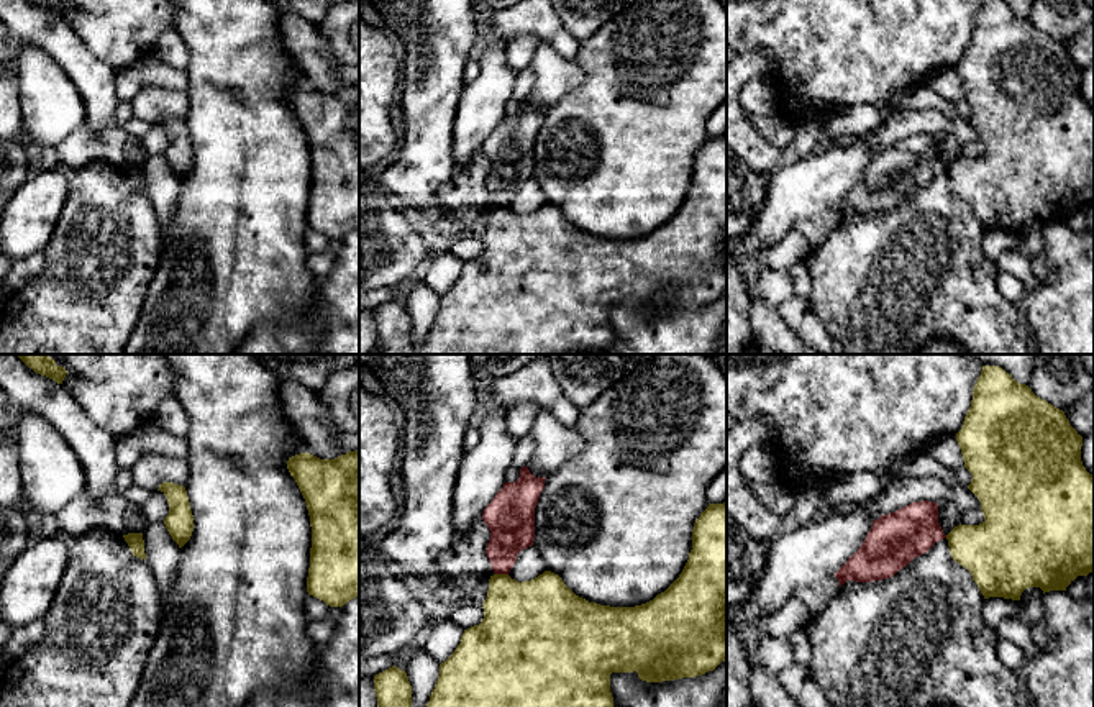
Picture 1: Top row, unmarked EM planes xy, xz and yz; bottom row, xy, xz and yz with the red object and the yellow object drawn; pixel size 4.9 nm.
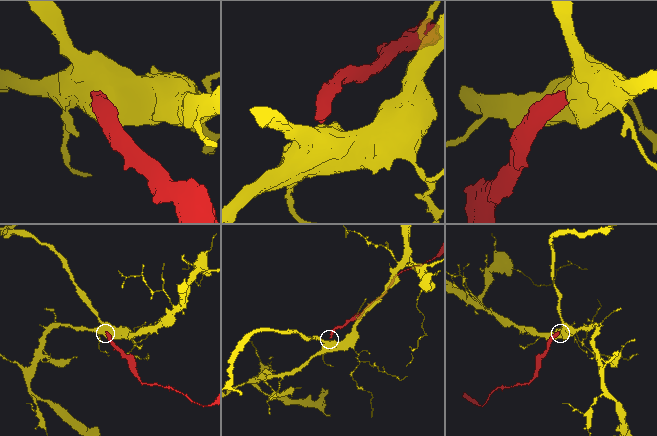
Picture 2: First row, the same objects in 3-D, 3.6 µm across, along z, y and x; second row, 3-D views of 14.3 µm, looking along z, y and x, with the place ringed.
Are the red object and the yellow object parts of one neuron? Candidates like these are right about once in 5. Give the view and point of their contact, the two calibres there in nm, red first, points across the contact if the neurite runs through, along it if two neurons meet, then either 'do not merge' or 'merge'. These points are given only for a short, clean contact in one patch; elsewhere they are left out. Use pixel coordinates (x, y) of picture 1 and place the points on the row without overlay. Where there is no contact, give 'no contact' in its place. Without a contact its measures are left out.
meets red in xz at (502, 205); 220 nm thick on the red side, 360 nm on the other; border along xz (496, 205), (507, 207); do not merge

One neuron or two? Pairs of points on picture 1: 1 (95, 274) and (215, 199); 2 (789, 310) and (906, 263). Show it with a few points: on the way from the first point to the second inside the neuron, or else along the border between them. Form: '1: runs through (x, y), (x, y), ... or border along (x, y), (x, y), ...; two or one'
1: border along (163, 237), (158, 268), (153, 274); two
2: border along (806, 301), (829, 335); two

